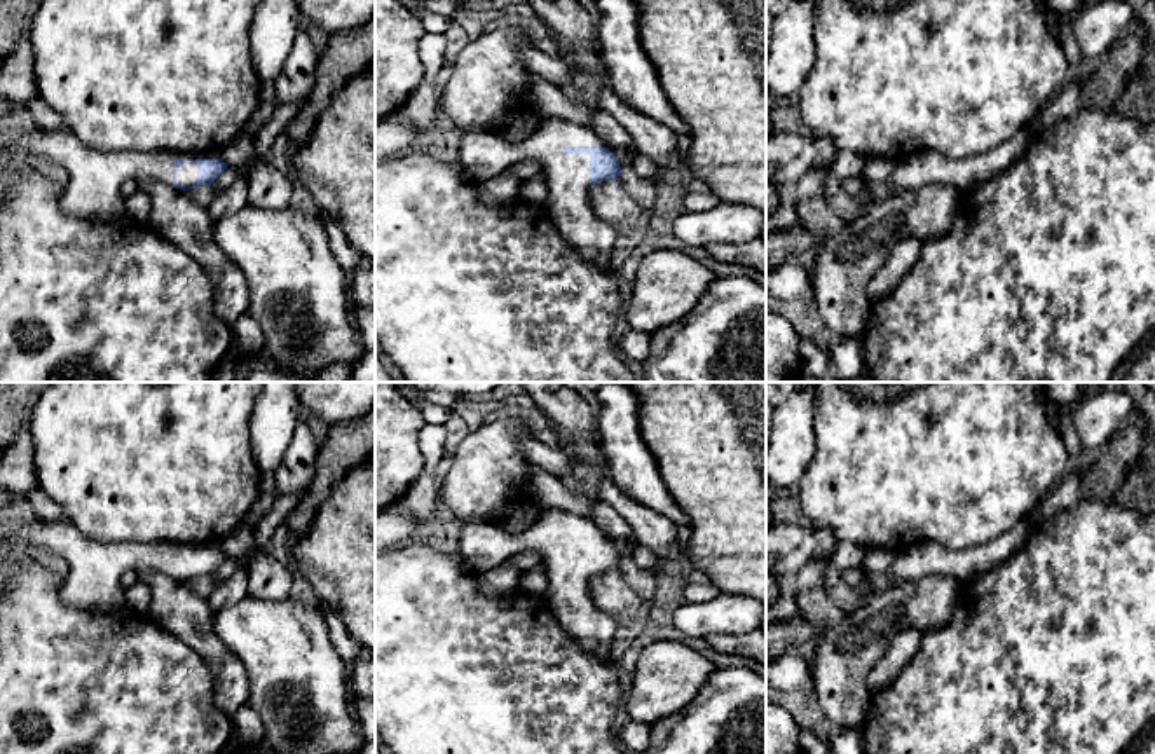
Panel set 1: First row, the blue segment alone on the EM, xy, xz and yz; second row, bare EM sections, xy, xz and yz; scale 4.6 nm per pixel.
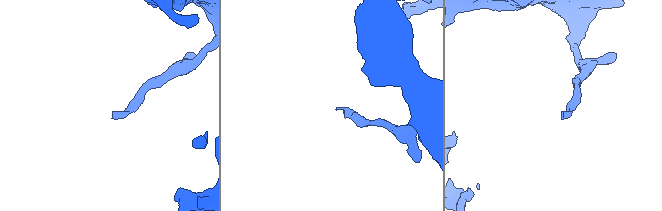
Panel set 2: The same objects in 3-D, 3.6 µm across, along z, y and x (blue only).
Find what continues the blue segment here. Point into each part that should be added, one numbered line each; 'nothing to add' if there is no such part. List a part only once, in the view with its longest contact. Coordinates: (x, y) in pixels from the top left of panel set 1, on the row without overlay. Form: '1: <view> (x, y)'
1: xy (95, 568)

